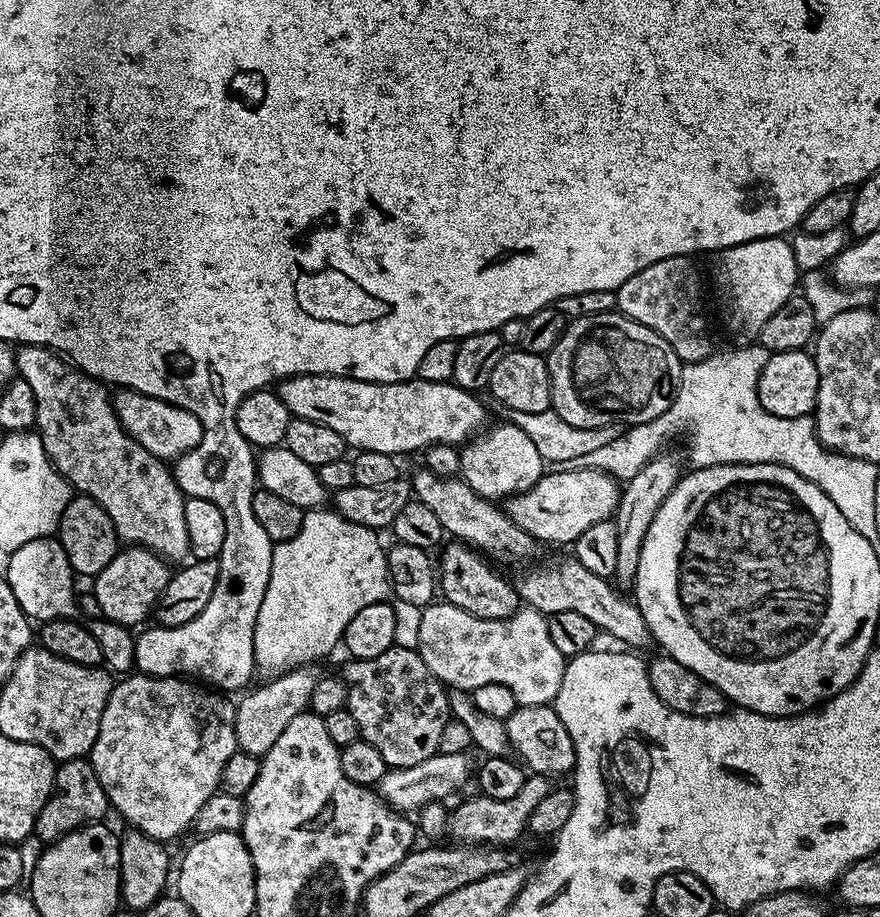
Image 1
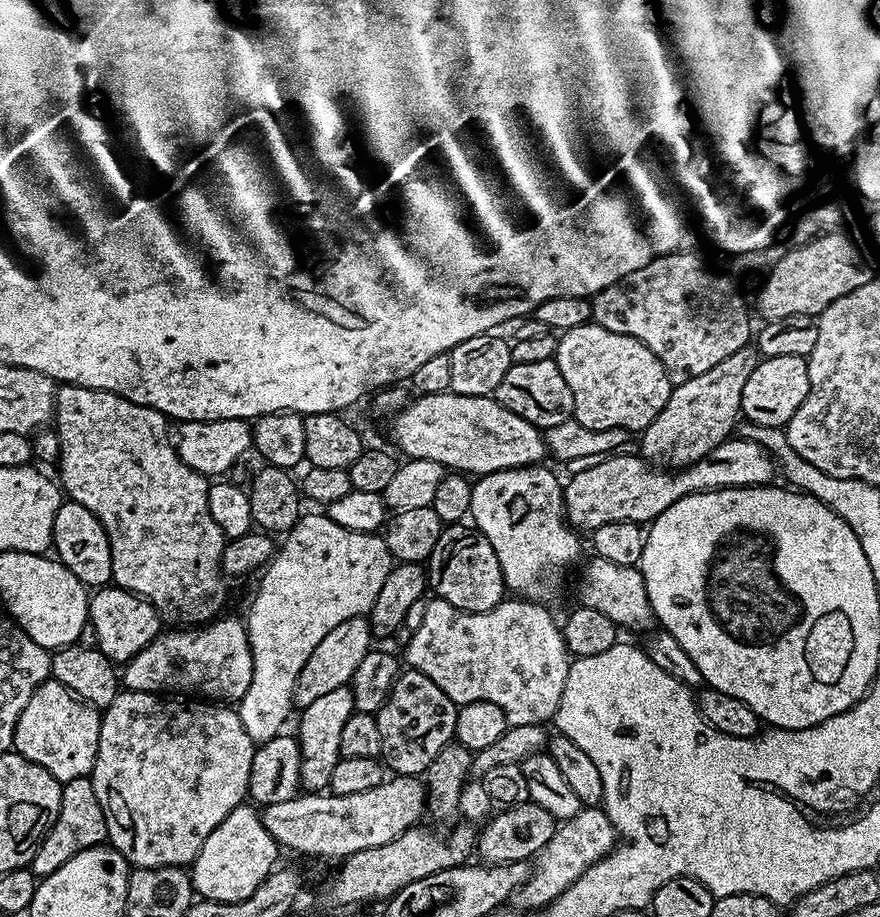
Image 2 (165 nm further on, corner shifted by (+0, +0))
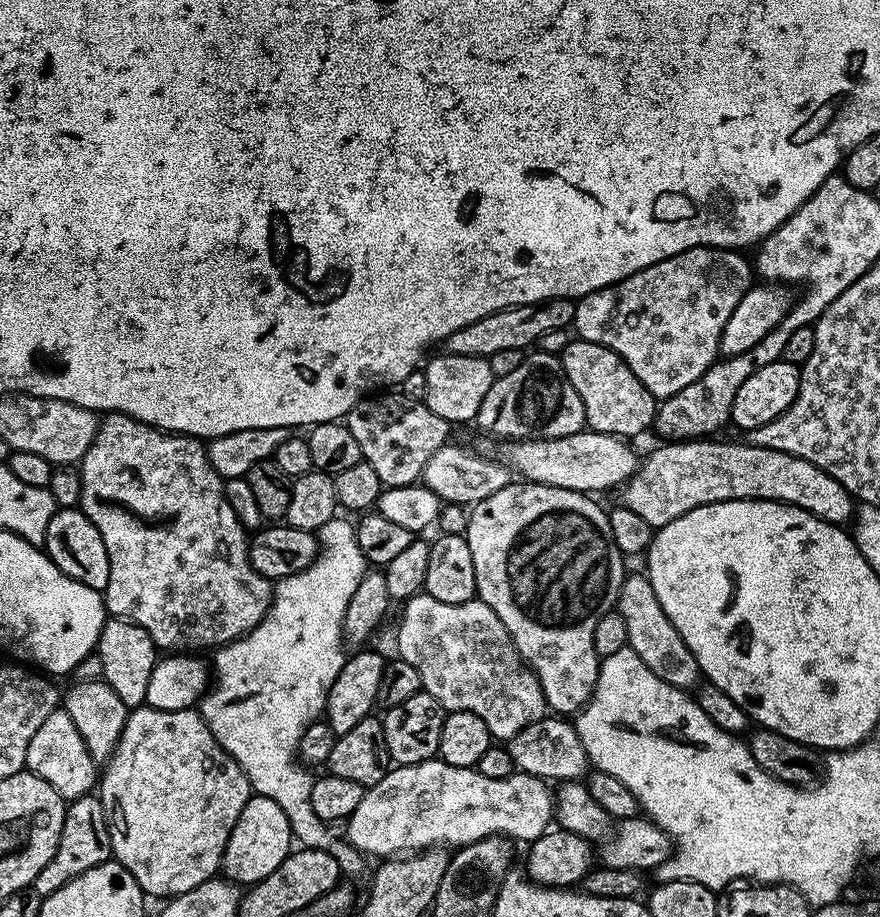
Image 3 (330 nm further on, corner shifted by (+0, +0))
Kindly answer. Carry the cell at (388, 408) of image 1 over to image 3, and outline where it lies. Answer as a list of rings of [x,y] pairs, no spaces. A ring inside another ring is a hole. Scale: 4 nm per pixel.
[[[585,430],[553,440],[506,440],[499,446],[498,459],[513,473],[521,472],[525,481],[566,490],[597,494],[607,488],[619,489],[636,473],[638,455],[627,439],[605,432]]]

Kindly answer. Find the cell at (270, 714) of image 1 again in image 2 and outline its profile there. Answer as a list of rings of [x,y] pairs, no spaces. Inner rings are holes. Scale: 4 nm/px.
[[[367,615],[346,618],[346,622],[338,622],[318,646],[314,646],[314,654],[306,658],[306,666],[298,674],[296,689],[292,695],[295,707],[303,710],[310,706],[310,702],[315,702],[317,698],[323,698],[329,690],[338,690],[345,686],[351,685],[354,670],[362,663],[362,658],[373,647],[374,633]]]

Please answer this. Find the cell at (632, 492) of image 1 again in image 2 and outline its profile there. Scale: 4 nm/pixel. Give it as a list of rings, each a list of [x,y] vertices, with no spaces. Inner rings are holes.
[[[749,346],[730,354],[730,358],[718,362],[718,366],[710,366],[706,374],[675,385],[670,398],[666,398],[666,406],[662,406],[654,422],[639,433],[639,455],[649,464],[665,470],[679,470],[706,458],[710,450],[735,433],[732,431],[736,428],[736,419],[739,421],[742,416],[742,389],[761,359],[759,351]]]

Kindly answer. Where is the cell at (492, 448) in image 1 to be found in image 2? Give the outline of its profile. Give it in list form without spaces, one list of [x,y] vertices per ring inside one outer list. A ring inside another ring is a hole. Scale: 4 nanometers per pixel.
[[[544,467],[511,468],[479,477],[472,486],[470,520],[476,531],[483,534],[494,548],[504,575],[505,589],[513,597],[552,606],[555,600],[563,598],[568,567],[580,556],[581,533],[568,523],[564,515],[562,480]]]

